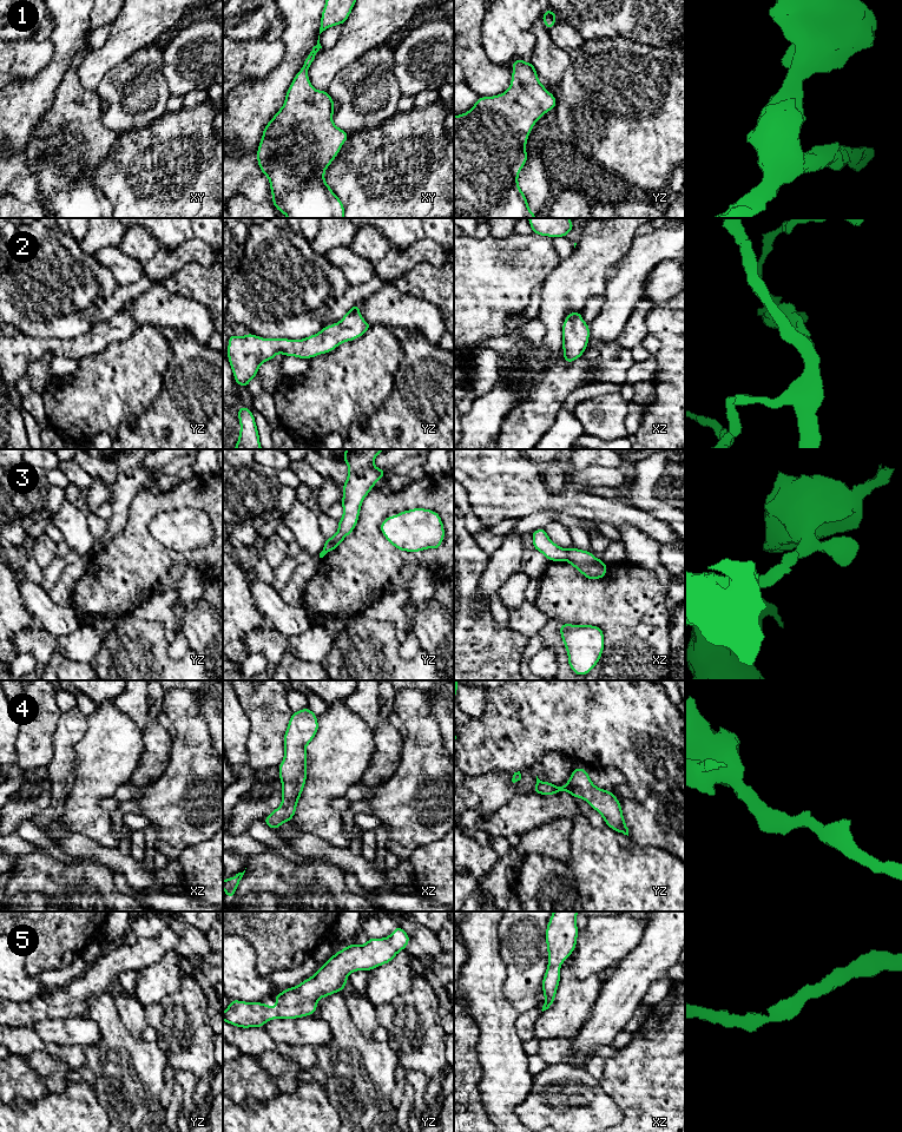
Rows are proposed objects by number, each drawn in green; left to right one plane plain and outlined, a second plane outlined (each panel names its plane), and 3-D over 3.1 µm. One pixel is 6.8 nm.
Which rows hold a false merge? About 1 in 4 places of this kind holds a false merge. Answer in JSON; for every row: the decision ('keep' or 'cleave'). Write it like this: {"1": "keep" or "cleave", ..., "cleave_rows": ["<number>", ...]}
{"1": "keep", "2": "keep", "3": "cleave", "4": "keep", "5": "keep", "cleave_rows": ["3"]}

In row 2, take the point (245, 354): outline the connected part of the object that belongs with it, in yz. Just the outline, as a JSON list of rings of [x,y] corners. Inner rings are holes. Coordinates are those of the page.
[[[356,303],[343,318],[324,327],[321,331],[302,340],[262,338],[248,333],[239,337],[232,333],[229,336],[228,360],[231,364],[235,382],[248,389],[249,382],[256,377],[259,366],[274,360],[281,353],[284,356],[298,358],[312,358],[327,354],[343,342],[361,337],[371,324],[366,322]]]

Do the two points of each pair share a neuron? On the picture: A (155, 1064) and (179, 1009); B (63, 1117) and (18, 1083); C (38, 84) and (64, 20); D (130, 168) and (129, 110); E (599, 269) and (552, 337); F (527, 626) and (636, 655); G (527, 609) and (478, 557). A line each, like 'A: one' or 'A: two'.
A: two
B: two
C: one
D: two
E: one
F: two
G: two

